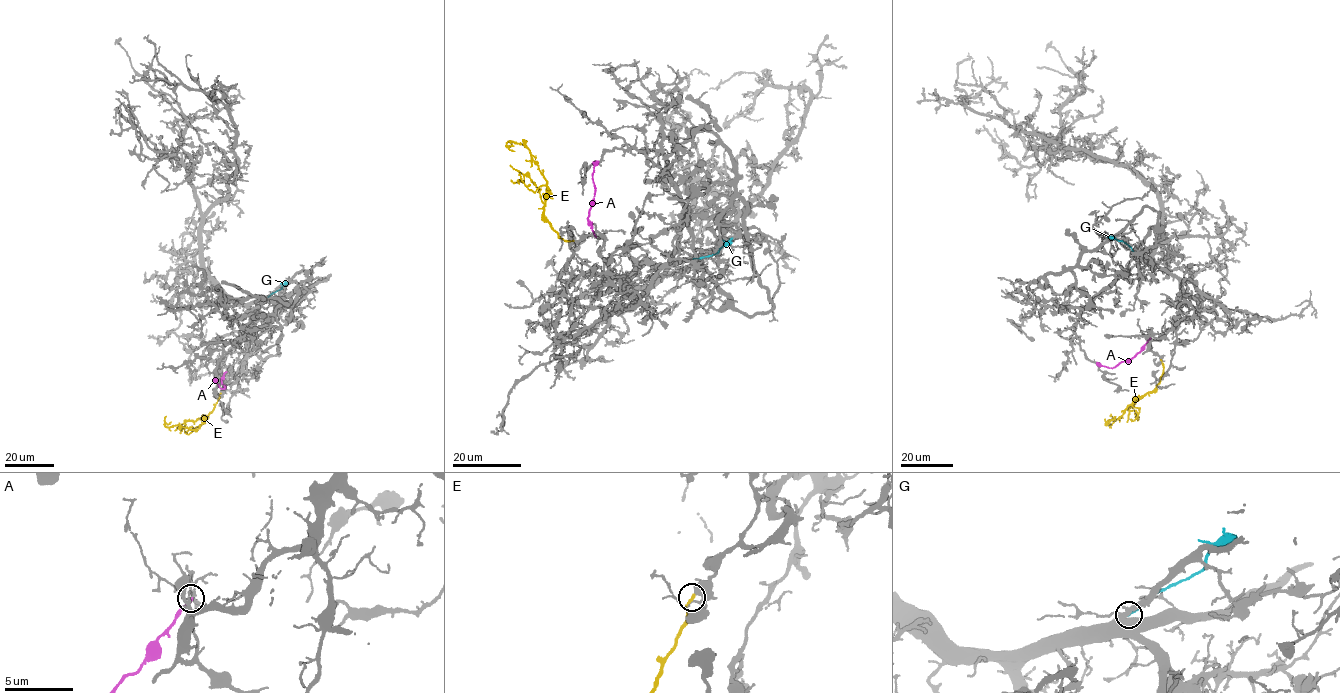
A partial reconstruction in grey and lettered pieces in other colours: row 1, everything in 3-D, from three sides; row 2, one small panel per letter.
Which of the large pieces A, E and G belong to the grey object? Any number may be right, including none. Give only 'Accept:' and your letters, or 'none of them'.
Accept: none of them

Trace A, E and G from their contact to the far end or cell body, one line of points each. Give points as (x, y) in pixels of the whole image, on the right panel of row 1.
A: (1149, 338), (1139, 352), (1115, 366), (1108, 368), (1096, 362)
E: (1161, 360), (1162, 375), (1153, 391), (1133, 401), (1118, 418), (1108, 421), (1110, 425), (1113, 421), (1110, 414)
G: (1133, 251), (1124, 242), (1107, 237)

